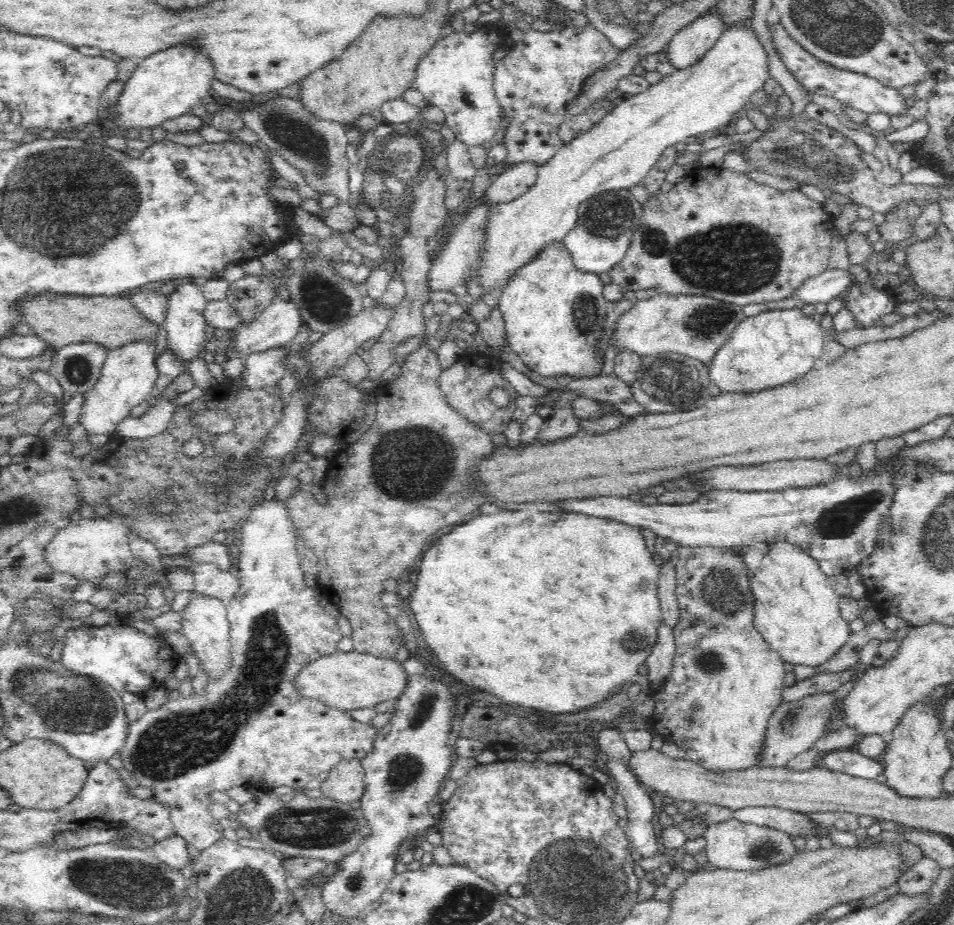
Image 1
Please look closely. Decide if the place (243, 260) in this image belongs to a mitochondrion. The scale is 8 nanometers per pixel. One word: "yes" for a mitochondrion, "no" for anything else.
no

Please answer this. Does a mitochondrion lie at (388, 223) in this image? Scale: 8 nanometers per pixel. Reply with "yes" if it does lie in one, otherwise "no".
no

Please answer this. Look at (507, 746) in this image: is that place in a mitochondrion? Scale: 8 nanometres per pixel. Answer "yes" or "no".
no

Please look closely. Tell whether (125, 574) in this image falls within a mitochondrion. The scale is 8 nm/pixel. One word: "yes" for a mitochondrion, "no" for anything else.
no

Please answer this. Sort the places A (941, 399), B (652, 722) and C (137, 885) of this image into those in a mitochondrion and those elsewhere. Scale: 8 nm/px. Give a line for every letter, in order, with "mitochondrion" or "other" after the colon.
A: other
B: other
C: mitochondrion

